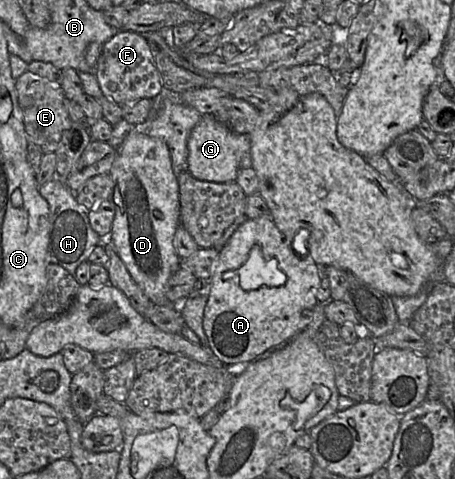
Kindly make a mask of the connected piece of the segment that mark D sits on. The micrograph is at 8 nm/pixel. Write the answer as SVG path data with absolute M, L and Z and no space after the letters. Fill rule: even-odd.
M134 127L117 149L109 176L112 179L110 200L115 204L115 216L110 238L132 279L143 290L151 303L174 306L167 298L168 282L181 267L181 259L174 247L174 236L180 225L180 201L177 174L172 167L170 150L162 140L148 136L141 128Z

